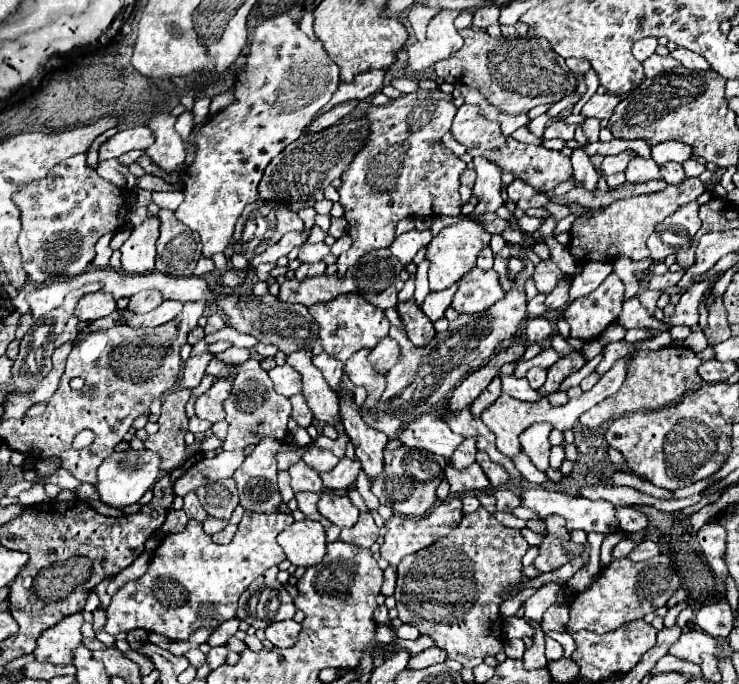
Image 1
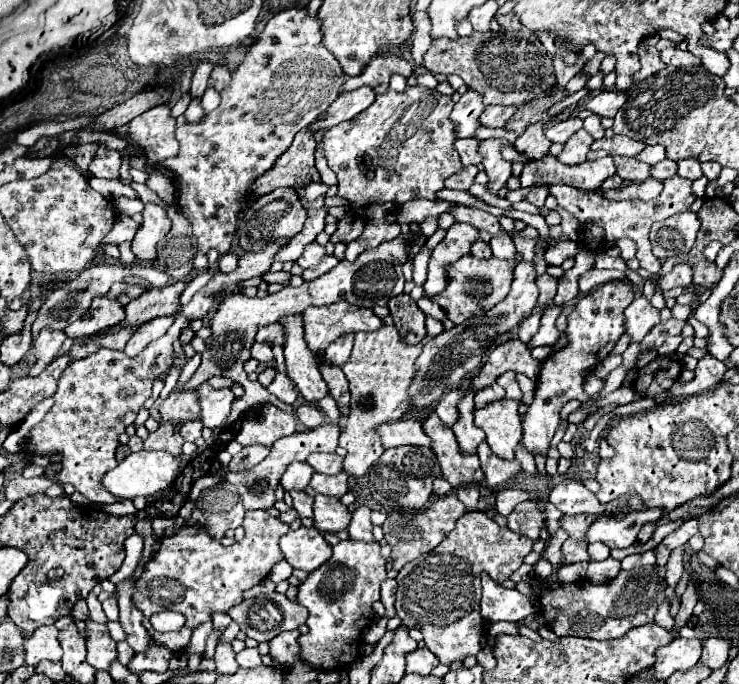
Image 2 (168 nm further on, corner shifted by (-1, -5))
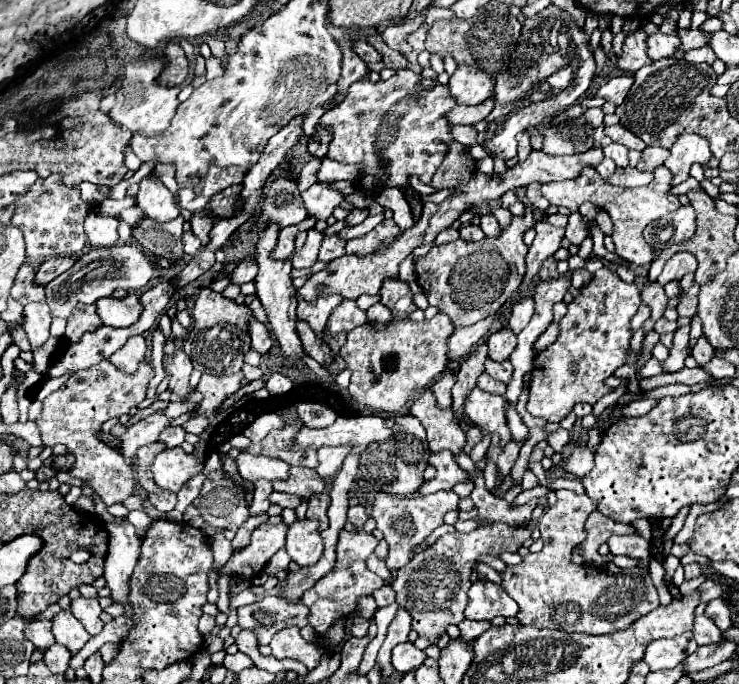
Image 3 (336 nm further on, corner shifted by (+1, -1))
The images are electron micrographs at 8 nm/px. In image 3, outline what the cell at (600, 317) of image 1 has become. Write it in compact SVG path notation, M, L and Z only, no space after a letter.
M608 266L598 270L594 274L592 282L586 284L580 290L580 294L568 304L568 312L560 320L560 336L558 336L558 340L552 346L548 346L546 350L536 354L534 370L532 370L532 382L530 382L530 398L528 398L526 410L532 416L544 418L546 422L560 422L562 418L566 418L570 414L574 404L578 404L578 402L596 404L600 396L610 392L610 388L604 384L604 378L612 376L614 370L620 368L624 364L624 360L626 360L626 354L630 350L628 342L632 338L630 320L636 314L638 306L640 306L640 290L636 288L636 284L626 284Z

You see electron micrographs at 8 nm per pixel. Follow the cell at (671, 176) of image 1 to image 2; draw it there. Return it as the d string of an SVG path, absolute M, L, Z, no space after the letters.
M664 158L662 162L658 162L650 168L650 176L656 180L666 180L668 176L674 176L674 174L676 174L676 162L668 160L668 158Z

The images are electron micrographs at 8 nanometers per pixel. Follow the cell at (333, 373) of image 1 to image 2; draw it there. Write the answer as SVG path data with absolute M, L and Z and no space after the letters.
M342 334L340 338L336 338L336 340L326 348L324 360L332 360L332 364L342 366L344 360L348 360L348 356L350 356L352 340L354 340L354 334Z

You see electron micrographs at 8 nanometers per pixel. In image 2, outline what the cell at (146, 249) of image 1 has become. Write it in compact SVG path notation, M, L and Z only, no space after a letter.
M154 202L144 204L142 216L144 222L132 240L132 250L140 262L152 262L156 258L156 244L168 234L172 222L166 210Z

